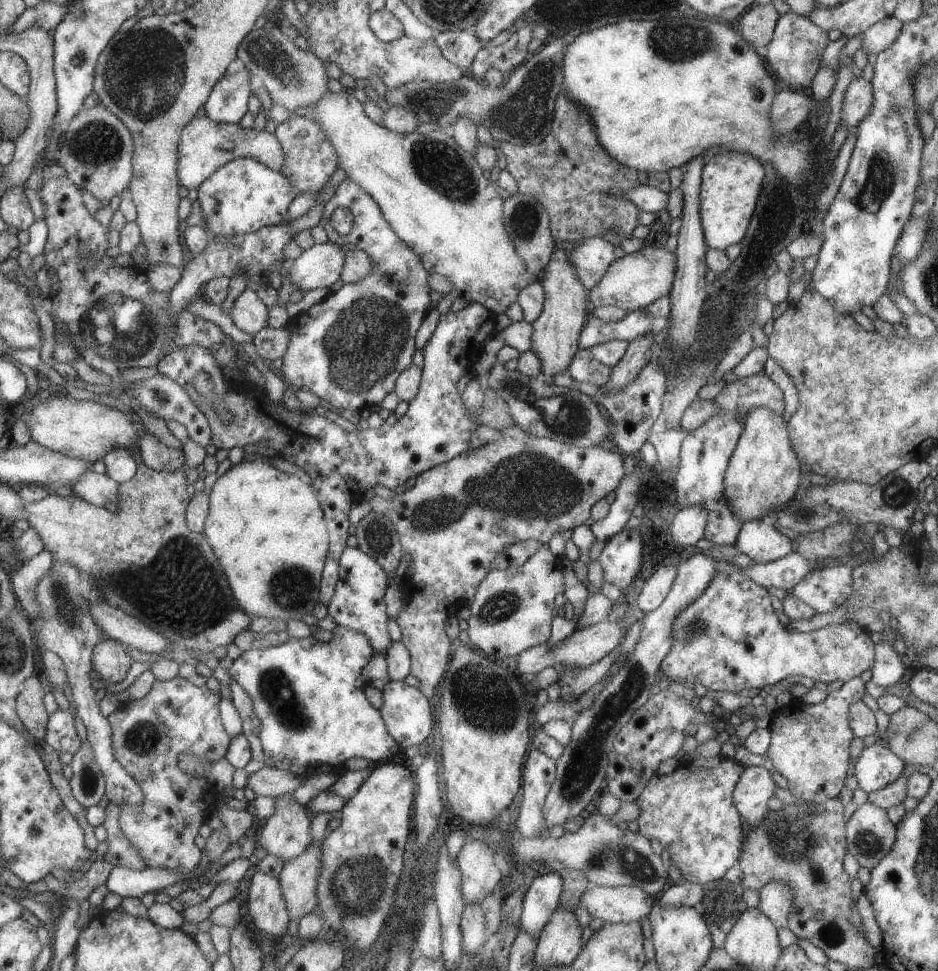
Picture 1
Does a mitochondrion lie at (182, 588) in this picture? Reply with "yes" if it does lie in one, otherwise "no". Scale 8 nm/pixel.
yes

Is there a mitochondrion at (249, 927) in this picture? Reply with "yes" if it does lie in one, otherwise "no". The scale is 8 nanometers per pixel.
no

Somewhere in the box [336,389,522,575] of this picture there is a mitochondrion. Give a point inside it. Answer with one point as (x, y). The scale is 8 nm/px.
(376, 534)

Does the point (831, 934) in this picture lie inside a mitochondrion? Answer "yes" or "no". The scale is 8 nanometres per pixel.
yes

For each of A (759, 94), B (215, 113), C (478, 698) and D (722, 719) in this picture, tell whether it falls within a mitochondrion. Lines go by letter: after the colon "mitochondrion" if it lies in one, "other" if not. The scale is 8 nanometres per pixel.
A: other
B: other
C: mitochondrion
D: other

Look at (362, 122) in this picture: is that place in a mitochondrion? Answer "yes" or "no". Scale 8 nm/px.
no

